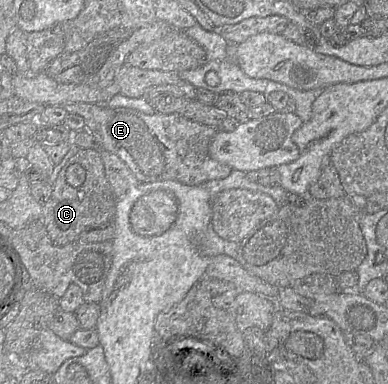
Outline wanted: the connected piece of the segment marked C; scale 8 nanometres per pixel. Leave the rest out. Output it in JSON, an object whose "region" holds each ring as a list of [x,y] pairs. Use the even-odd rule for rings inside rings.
{"region":[[[79,148],[61,169],[53,184],[51,197],[43,205],[41,219],[51,241],[57,246],[64,246],[77,241],[86,228],[113,222],[117,201],[101,154],[94,149]]]}

